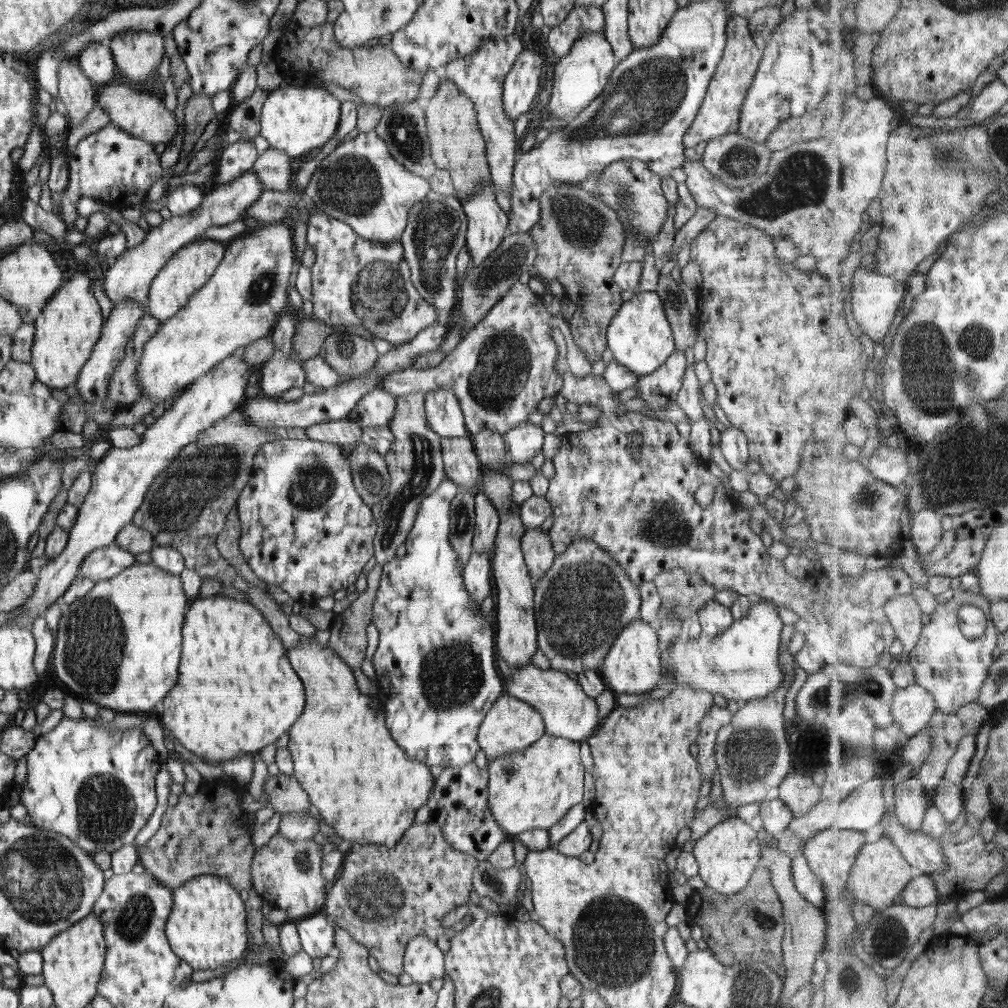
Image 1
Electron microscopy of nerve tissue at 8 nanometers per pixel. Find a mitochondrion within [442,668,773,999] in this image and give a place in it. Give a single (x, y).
(611, 941)

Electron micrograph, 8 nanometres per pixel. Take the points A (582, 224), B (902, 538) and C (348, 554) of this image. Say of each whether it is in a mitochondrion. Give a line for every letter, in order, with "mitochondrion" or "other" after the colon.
A: mitochondrion
B: other
C: other

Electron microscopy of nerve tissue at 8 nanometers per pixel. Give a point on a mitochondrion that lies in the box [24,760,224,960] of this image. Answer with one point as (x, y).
(105, 809)

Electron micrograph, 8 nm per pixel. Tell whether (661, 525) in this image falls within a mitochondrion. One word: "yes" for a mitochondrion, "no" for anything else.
yes

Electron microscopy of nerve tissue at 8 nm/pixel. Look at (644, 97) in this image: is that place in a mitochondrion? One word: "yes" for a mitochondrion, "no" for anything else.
yes

